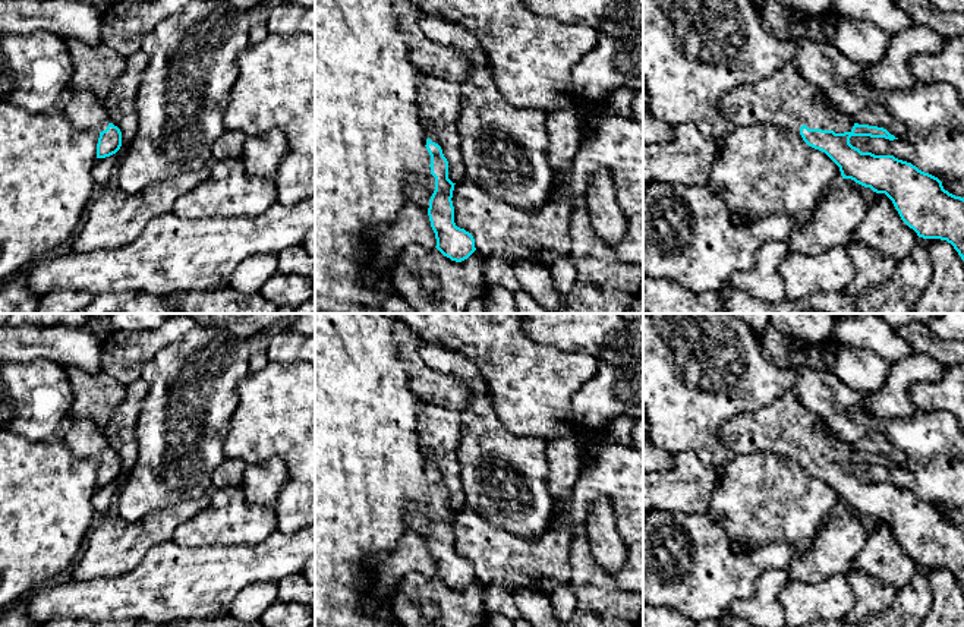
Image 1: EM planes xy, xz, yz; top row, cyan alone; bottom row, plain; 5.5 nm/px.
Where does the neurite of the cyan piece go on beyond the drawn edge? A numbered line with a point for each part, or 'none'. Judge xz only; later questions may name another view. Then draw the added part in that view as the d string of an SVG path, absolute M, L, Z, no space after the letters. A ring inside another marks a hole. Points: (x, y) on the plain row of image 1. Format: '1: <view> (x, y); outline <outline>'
1: xz (419, 514); outline M428 494L422 501L410 501L406 505L406 519L418 532L429 529L435 519L435 505L431 502L431 495Z

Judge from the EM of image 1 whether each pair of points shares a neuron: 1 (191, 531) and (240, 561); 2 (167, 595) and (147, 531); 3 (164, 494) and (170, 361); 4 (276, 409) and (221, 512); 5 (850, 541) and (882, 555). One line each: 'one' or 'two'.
1: two
2: two
3: one
4: two
5: two

